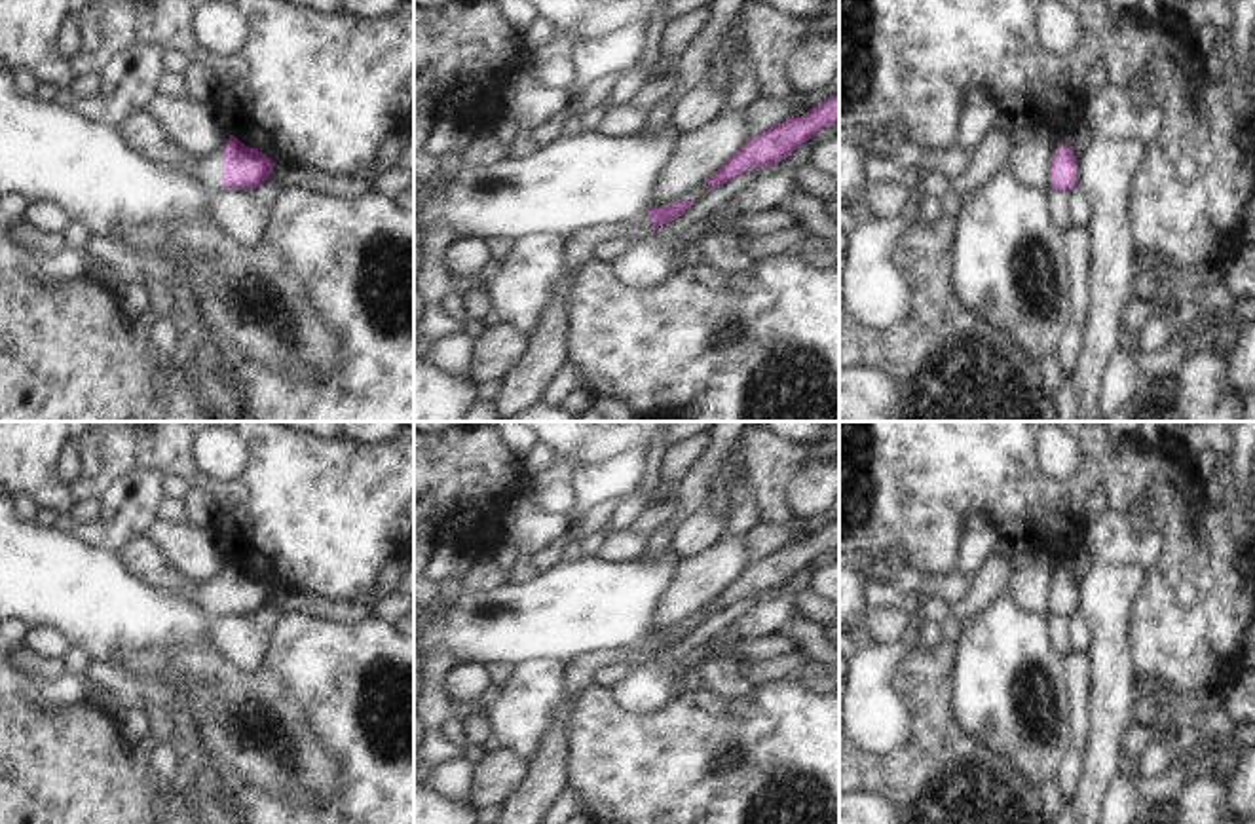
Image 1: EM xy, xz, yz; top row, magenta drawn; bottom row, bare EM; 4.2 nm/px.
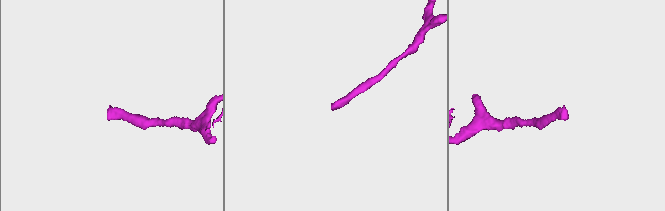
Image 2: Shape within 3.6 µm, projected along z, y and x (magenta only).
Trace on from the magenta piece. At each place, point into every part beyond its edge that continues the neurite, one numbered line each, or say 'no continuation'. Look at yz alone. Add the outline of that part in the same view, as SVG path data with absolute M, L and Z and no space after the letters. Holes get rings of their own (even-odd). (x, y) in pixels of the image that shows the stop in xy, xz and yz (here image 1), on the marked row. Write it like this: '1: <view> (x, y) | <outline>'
no continuation

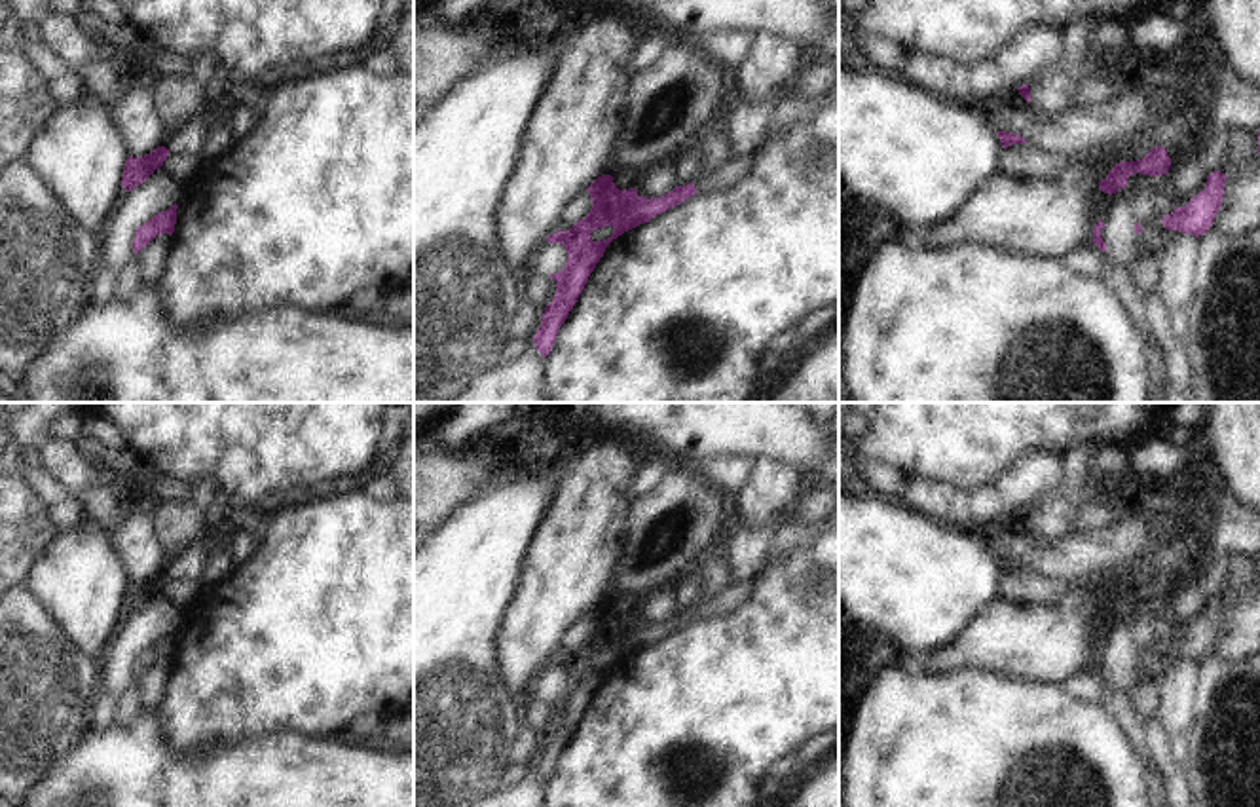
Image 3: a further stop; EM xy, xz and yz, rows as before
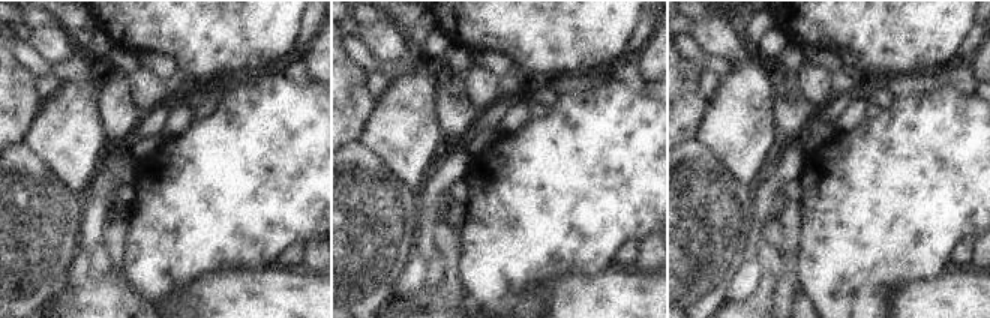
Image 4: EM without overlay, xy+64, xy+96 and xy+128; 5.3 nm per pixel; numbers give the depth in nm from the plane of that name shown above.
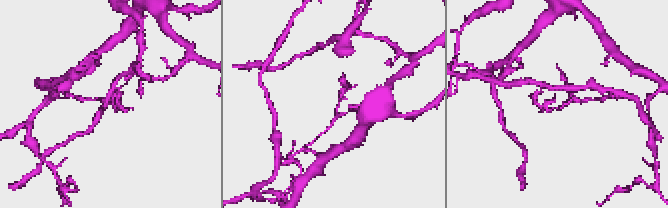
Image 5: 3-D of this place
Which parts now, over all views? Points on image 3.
no continuation

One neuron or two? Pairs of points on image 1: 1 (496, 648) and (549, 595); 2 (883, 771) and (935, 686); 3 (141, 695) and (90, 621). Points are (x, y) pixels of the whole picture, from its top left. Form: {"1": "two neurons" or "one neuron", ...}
{"1": "one neuron", "2": "one neuron", "3": "two neurons"}

